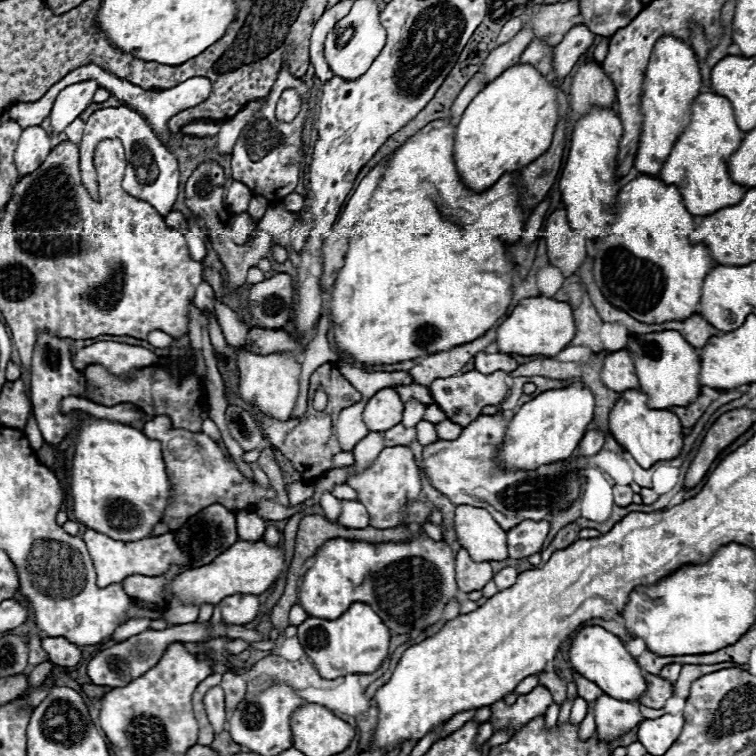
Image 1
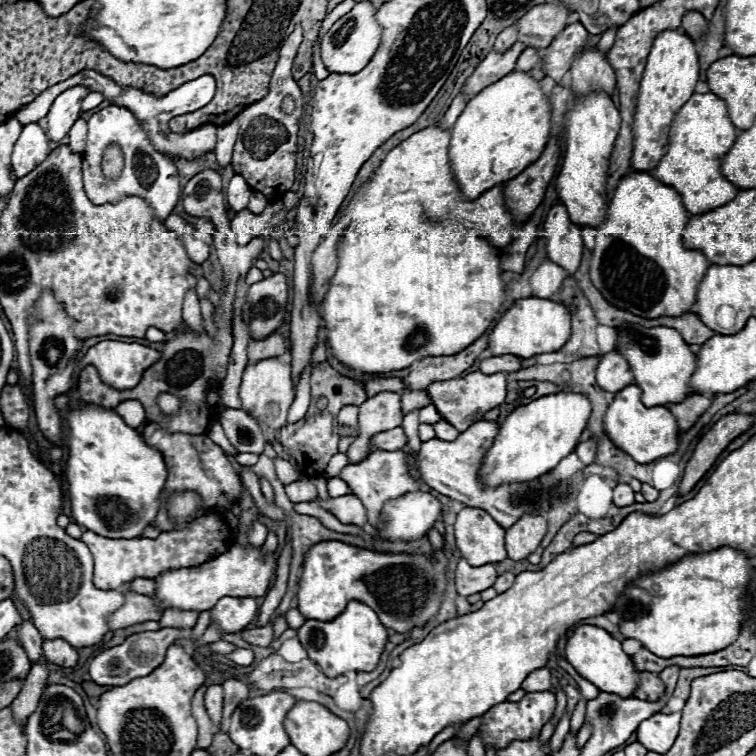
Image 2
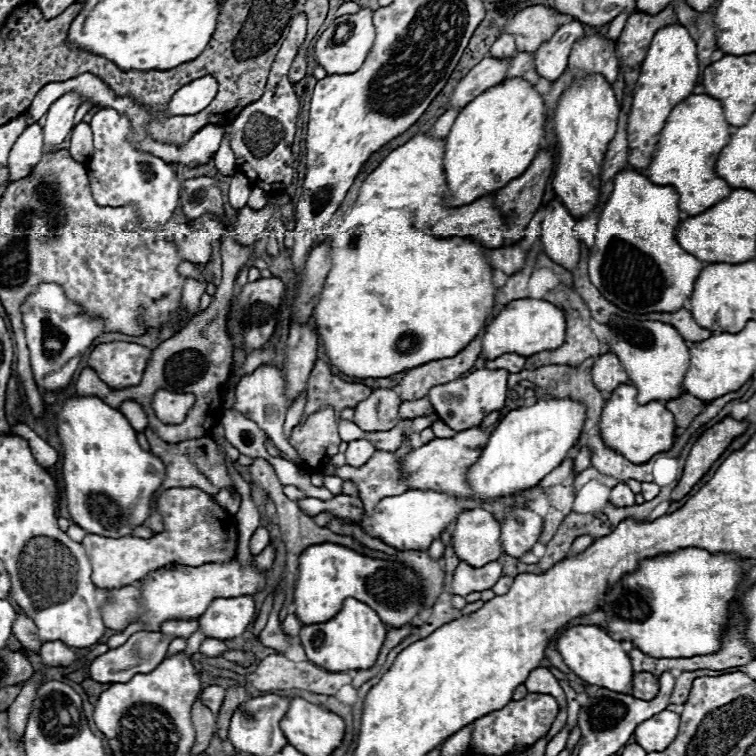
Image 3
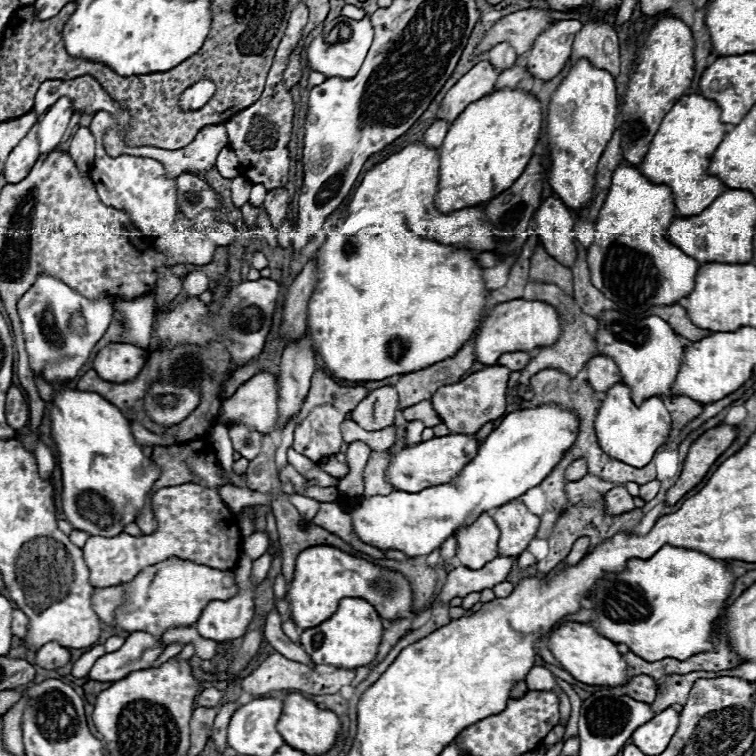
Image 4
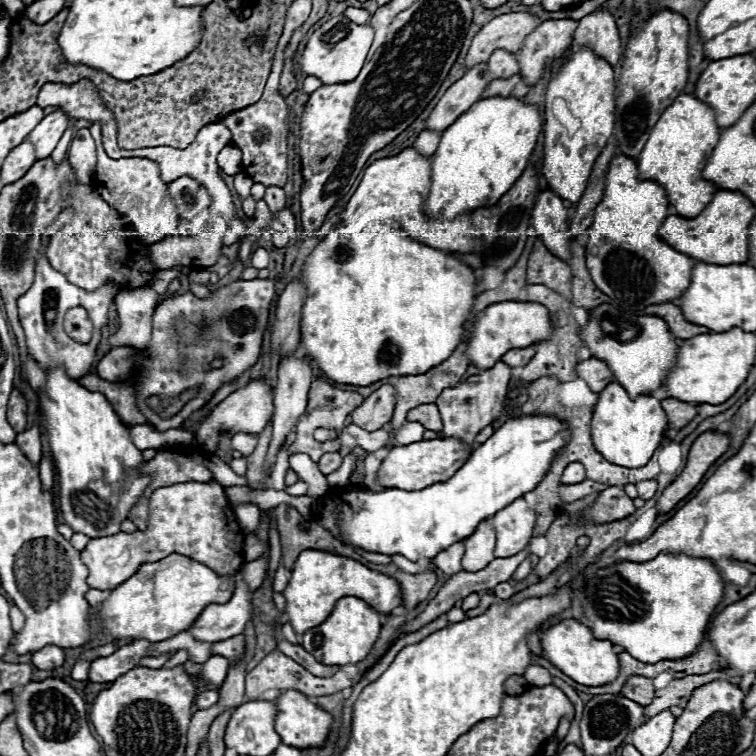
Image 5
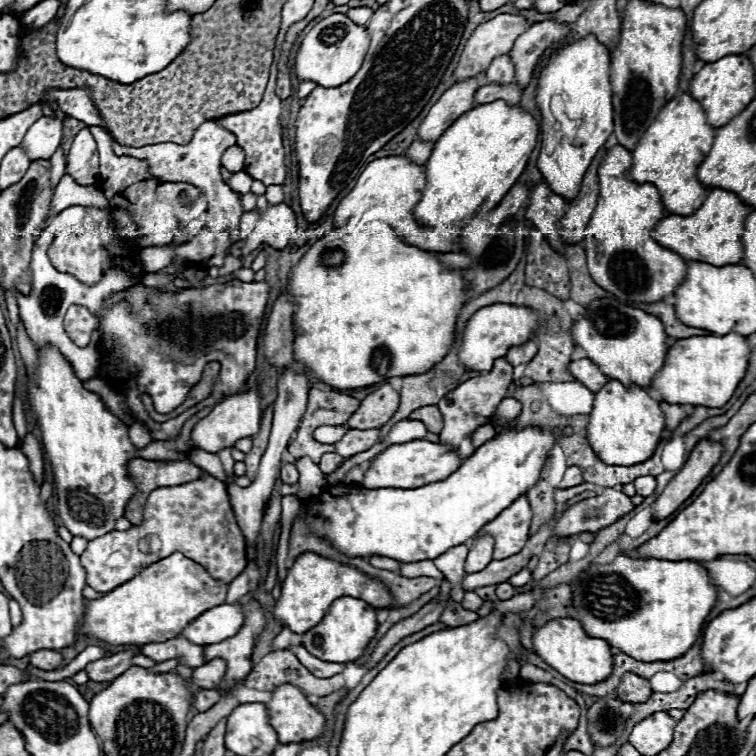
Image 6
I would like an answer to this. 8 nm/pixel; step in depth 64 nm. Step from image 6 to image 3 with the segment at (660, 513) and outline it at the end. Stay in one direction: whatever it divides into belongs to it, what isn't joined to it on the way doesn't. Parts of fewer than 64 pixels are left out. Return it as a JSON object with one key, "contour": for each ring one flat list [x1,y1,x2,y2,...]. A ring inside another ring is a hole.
{"contour":[[724,418,722,422,708,428,692,446,690,456,684,466,684,474,678,482,678,486,672,490,672,500,684,498,694,484,712,468,712,464,720,458,720,454,730,446,730,442,740,436,748,428,746,420,736,418]]}

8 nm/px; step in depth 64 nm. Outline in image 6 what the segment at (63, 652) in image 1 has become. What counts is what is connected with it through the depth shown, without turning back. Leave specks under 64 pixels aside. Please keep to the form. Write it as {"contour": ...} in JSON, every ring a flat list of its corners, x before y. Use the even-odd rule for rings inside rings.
{"contour":[[38,650,30,654,30,664,40,670,56,670,62,664,62,654,58,650]]}

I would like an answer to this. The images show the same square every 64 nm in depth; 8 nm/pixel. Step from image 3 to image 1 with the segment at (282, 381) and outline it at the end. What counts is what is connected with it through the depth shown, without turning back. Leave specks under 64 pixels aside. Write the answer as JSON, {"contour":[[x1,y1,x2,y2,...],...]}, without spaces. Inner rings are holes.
{"contour":[[242,350,238,354,238,370,240,370,240,396,242,400,258,406,262,412,276,420,288,420,298,400,300,392,300,372,302,364,290,352,272,352,272,354,250,354]]}

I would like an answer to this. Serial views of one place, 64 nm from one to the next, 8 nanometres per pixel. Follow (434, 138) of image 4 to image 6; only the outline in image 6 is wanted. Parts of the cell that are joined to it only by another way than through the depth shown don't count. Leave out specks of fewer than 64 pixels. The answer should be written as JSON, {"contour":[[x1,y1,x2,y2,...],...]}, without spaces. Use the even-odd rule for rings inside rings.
{"contour":[[414,140,412,146,406,150,406,154,410,156,412,162,416,164,424,164,428,160,428,156,432,154,432,148,434,148,434,142,426,142,426,140]]}

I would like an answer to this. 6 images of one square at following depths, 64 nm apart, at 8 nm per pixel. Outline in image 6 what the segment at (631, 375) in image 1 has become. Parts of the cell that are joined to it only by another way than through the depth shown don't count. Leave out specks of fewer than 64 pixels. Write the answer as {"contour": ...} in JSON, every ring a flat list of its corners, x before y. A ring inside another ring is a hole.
{"contour":[[582,358,582,360,574,360,570,364,570,372,576,380,580,380,588,390,592,392,598,392,610,378,594,364,590,362,588,358]]}

